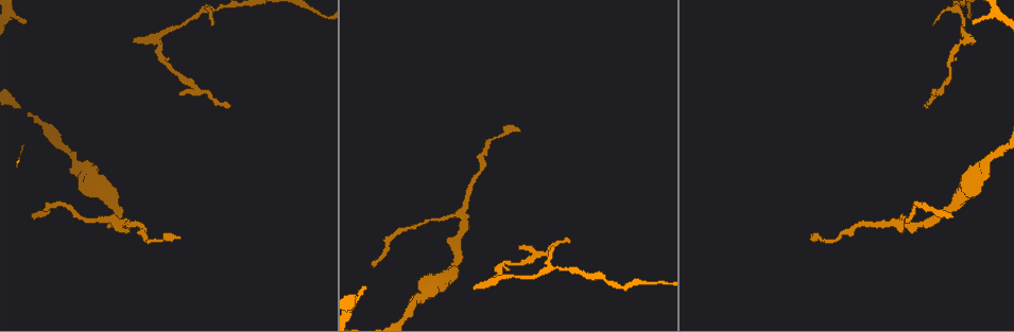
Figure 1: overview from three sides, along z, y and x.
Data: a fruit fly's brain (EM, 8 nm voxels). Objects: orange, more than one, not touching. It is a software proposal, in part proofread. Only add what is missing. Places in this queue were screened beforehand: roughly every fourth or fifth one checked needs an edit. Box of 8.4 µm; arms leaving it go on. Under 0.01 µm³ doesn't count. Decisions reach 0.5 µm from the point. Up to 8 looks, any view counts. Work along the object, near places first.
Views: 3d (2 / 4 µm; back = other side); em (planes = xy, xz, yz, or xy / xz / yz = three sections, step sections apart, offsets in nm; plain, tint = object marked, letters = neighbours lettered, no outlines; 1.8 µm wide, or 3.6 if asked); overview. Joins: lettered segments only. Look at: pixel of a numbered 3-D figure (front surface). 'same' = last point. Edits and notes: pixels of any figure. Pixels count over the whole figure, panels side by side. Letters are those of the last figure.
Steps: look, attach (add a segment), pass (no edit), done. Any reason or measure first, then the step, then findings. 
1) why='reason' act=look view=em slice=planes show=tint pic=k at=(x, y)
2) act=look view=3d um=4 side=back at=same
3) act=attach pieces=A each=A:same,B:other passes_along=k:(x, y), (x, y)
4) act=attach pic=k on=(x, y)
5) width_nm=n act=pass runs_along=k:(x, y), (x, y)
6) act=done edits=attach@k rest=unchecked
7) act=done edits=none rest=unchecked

why='branch stops here' act=look view=3d um=2 pic=1 at=(973, 21)

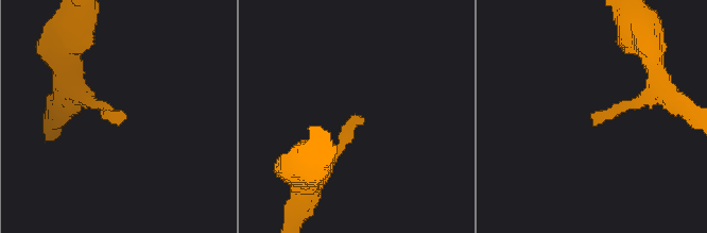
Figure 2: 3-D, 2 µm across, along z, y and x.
act=look view=em slice=planes show=letters pic=2 at=(599, 115)

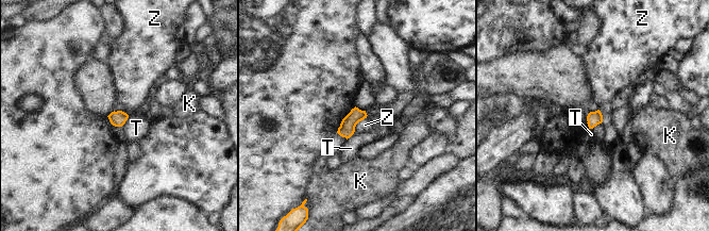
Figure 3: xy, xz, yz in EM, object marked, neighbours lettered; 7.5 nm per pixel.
act=pass each=K:other,T:other,Z:other border=3:(366, 117), (356, 125), (354, 131) found='none of them fits'

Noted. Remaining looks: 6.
why='an open end' act=look view=3d um=2 pic=1 at=(133, 42)

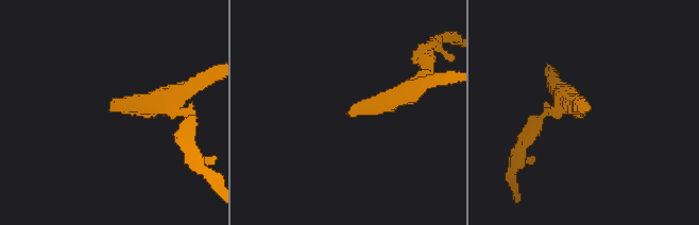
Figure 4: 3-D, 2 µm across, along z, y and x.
why='now the EM' act=look view=em slice=xz step=4 show=letters pic=4 at=(348, 111)

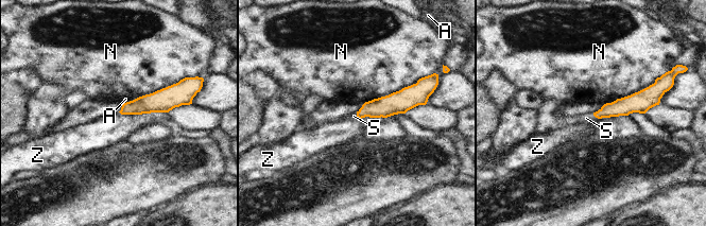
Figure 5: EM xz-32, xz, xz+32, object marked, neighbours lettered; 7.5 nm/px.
width_nm=120 act=attach pieces=S each=A:other,N:other,S:same,Z:other found='it goes on there'

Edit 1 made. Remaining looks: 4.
why='an open end' act=look view=em um=3.6 slice=yz step=16 show=letters pic=1 at=(212, 26)

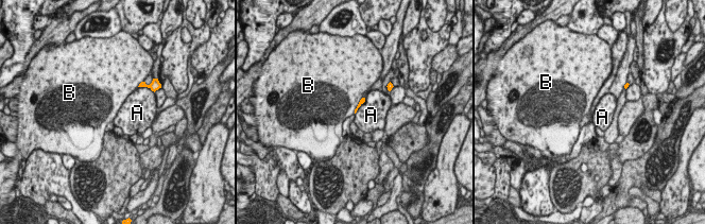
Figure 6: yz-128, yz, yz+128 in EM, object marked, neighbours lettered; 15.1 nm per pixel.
act=pass each=A:other,B:other border=6:(365, 98), (365, 101), (355, 113) found='none of them fits'

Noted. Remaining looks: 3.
act=done edits=attach@5 rest=unchecked

